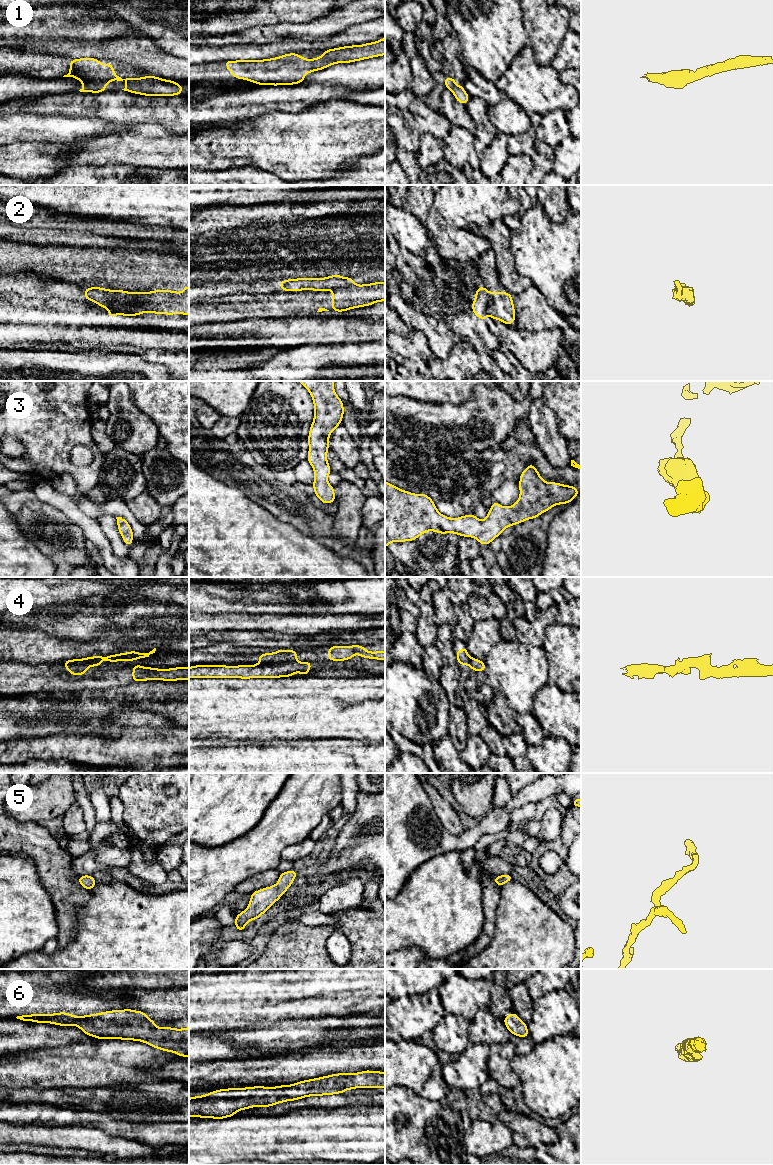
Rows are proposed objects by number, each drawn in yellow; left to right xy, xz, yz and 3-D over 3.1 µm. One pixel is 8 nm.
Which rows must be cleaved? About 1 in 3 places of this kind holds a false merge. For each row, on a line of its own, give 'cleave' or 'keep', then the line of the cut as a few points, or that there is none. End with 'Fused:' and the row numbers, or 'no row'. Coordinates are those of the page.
1: keep | no cut
2: cleave | xy (137, 292), (137, 297), (130, 303), (126, 311), (115, 311)
3: keep | no cut
4: cleave | xz (296, 660), (260, 664)
5: keep | no cut
6: keep | no cut
Fused: 2, 4

